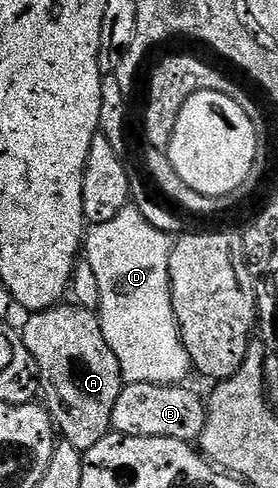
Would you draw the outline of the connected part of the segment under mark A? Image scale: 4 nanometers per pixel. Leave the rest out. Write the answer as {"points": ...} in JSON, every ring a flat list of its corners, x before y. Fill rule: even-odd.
{"points":[[62,302,42,312,34,312,28,319,20,333,37,366,39,392,43,397,44,407,48,408,60,439,71,442,71,446,75,446,83,454,88,448,95,446,95,442,110,435,113,427,111,410,115,410,115,398,119,398,123,387,119,358,115,358,115,350,107,346,100,315,92,308,82,308,76,302]]}

